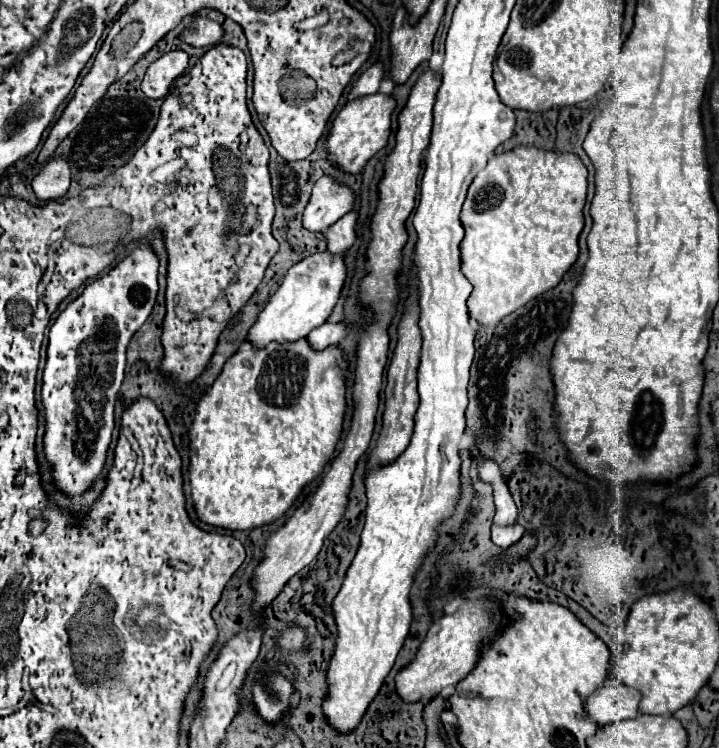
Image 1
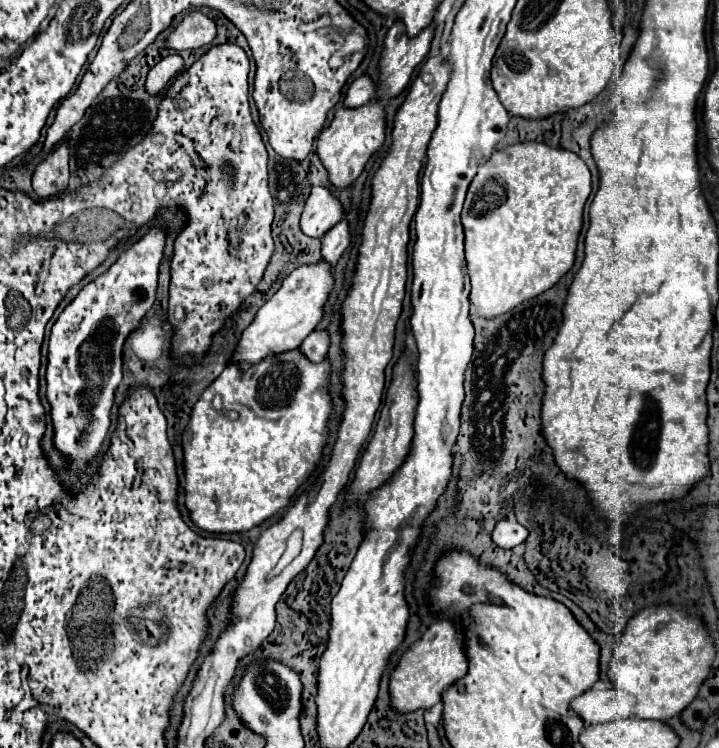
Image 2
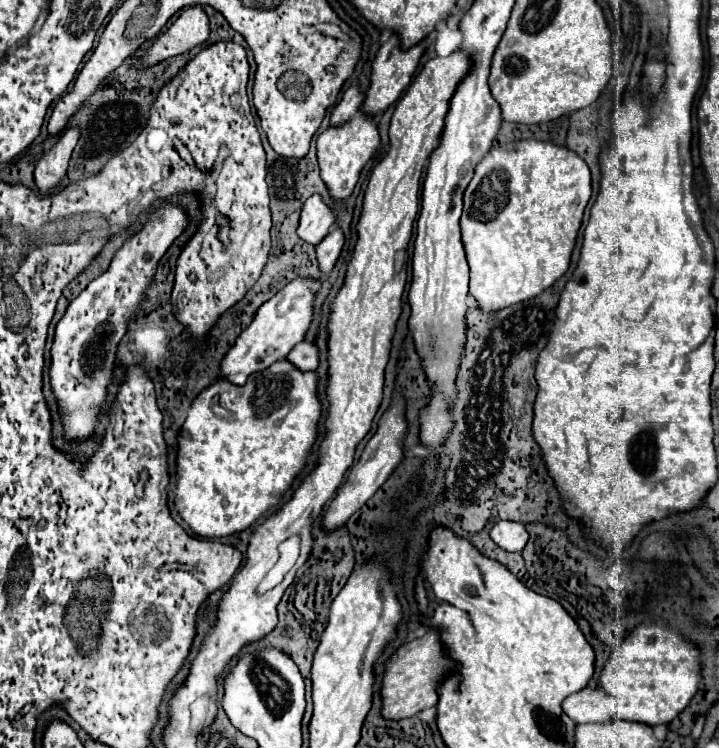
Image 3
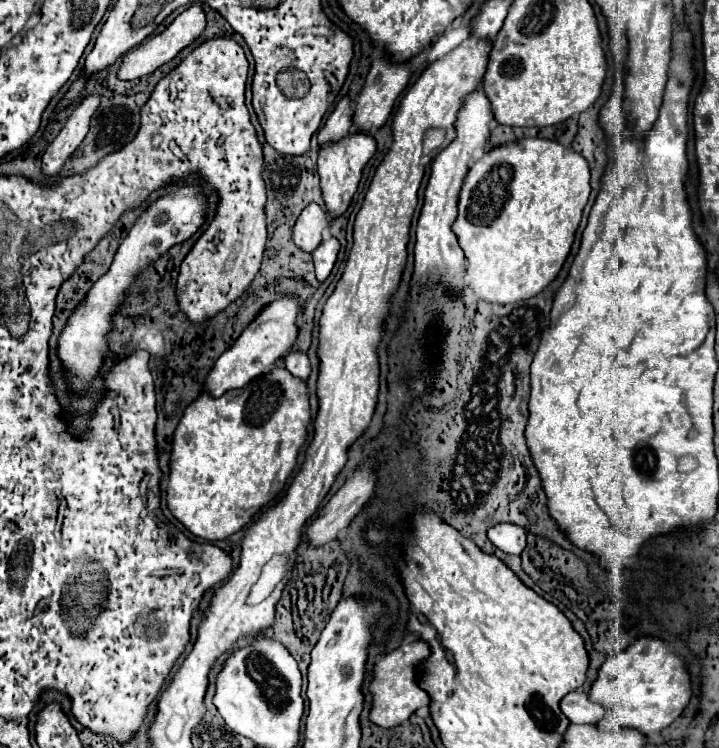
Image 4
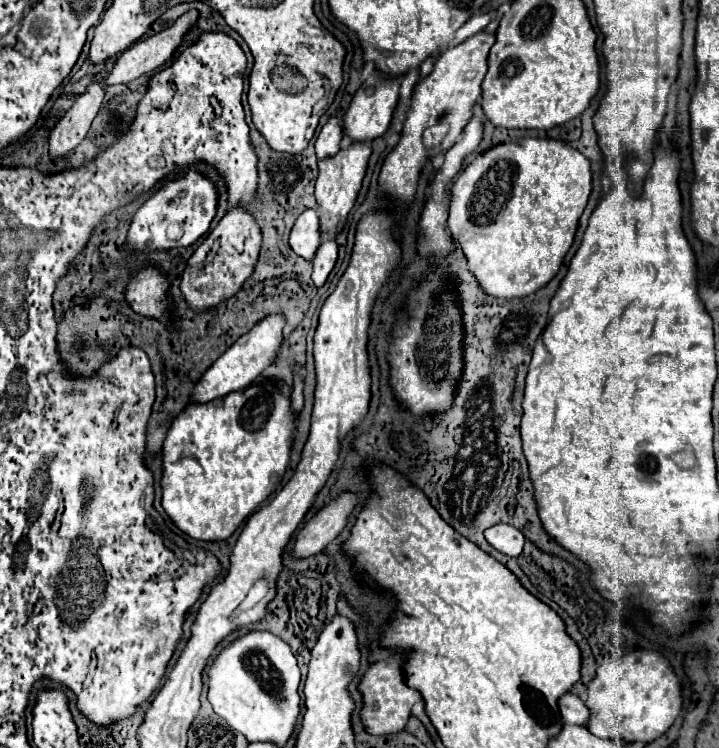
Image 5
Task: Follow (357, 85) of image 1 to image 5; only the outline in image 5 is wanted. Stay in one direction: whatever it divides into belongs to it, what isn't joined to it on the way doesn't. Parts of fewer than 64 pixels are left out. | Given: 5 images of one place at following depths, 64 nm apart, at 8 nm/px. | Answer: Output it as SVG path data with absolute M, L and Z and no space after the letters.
M332 116L328 120L328 124L324 124L324 128L320 130L316 144L314 144L318 160L326 160L330 156L336 156L336 152L342 148L342 138L344 138L342 122Z

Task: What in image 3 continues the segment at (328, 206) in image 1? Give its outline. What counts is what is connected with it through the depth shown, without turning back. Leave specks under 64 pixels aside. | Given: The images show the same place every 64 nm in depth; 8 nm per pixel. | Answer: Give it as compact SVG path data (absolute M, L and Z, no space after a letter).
M314 194L302 206L300 224L298 224L296 234L300 240L316 246L330 232L332 224L334 224L334 212L322 202L318 194Z

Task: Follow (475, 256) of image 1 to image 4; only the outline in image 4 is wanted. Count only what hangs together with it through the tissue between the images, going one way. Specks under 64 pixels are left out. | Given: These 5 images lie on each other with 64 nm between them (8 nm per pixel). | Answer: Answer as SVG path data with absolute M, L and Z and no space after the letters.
M522 138L504 146L496 146L472 164L458 196L458 216L452 230L466 254L466 276L472 290L486 302L510 304L526 300L542 292L560 272L582 210L590 196L588 162L568 146L544 138Z

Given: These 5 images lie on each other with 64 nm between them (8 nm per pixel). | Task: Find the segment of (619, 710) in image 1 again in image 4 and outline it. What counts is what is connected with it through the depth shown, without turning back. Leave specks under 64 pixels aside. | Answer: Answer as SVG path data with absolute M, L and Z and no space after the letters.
M582 690L566 694L560 702L560 710L572 724L596 724L606 712L600 704L590 702L588 694L584 694Z

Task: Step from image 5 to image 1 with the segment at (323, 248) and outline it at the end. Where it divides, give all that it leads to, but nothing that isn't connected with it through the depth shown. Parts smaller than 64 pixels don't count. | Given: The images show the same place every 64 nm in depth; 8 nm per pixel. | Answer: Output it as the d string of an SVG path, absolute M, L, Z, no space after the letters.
M348 212L342 220L332 224L324 236L326 236L326 250L330 254L344 254L356 240L356 212Z

